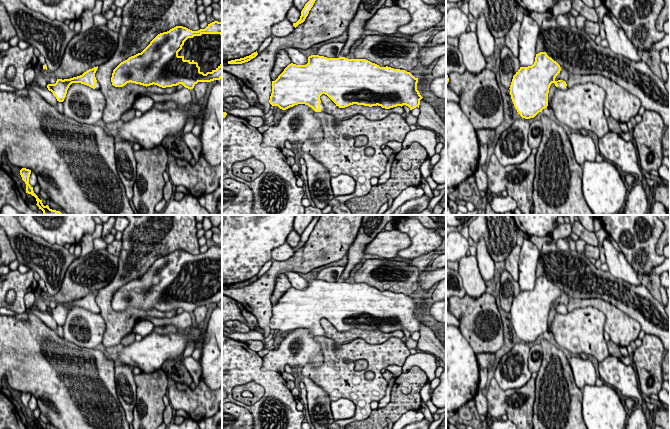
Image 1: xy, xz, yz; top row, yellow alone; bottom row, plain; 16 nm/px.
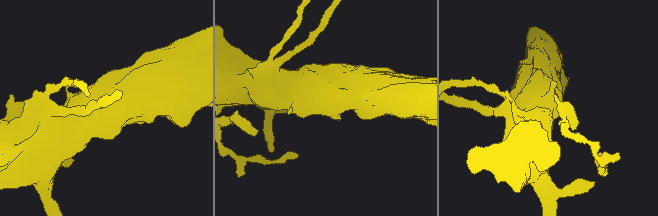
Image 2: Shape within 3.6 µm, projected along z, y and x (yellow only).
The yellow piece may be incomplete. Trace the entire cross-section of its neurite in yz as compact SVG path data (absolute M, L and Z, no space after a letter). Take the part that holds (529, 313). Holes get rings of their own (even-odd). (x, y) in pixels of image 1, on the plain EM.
M546 276L536 278L532 290L520 291L509 313L514 331L522 342L534 342L547 332L552 307L560 314L568 313L565 305L555 304L560 295L560 289Z

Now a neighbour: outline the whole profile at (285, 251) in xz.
M284 243L283 245L274 248L271 252L272 260L285 261L294 256L295 251L289 244Z

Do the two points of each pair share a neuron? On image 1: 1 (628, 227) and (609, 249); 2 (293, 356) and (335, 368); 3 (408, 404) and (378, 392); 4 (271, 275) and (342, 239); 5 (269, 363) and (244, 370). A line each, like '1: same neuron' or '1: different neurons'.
1: different neurons
2: different neurons
3: different neurons
4: same neuron
5: different neurons

